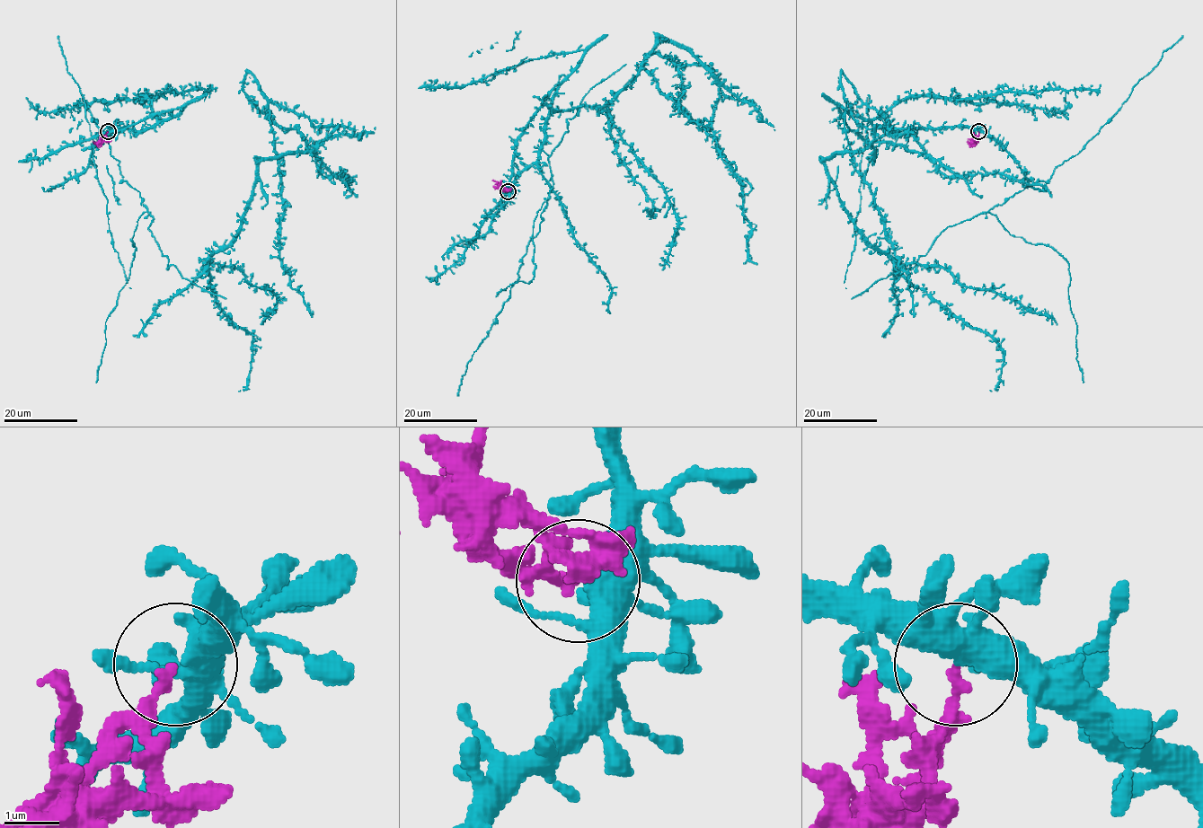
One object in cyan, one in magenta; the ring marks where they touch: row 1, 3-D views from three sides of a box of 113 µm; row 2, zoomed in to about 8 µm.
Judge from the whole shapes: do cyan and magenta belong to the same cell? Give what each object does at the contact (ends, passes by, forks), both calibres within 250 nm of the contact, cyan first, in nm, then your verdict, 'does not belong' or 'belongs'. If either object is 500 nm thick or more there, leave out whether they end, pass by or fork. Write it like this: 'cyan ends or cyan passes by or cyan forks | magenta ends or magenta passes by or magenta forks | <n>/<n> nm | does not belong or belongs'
cyan forks | magenta ends | 360/170 nm | does not belong

